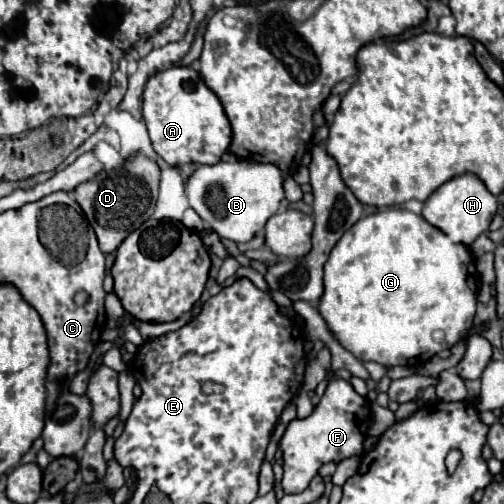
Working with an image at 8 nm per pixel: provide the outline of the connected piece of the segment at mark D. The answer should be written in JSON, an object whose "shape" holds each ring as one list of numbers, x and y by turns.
{"shape":[[133,154,125,158,119,168,103,170,73,190,75,200,83,208,89,224,97,234,103,254,115,252,119,244,153,214,159,192,159,176,161,166,155,160,143,154]]}

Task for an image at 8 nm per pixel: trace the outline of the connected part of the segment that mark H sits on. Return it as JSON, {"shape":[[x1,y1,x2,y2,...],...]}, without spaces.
{"shape":[[461,174,451,178,449,182,441,184,425,202,423,202,423,216,429,224,441,228,449,240,471,244,481,232,489,230,493,216,497,214,497,196,487,190,487,186,475,174]]}

